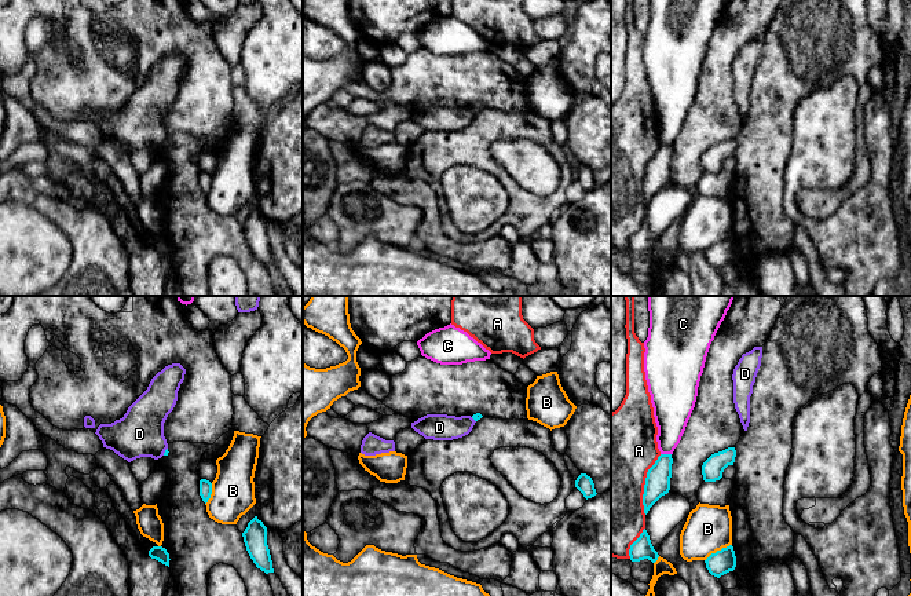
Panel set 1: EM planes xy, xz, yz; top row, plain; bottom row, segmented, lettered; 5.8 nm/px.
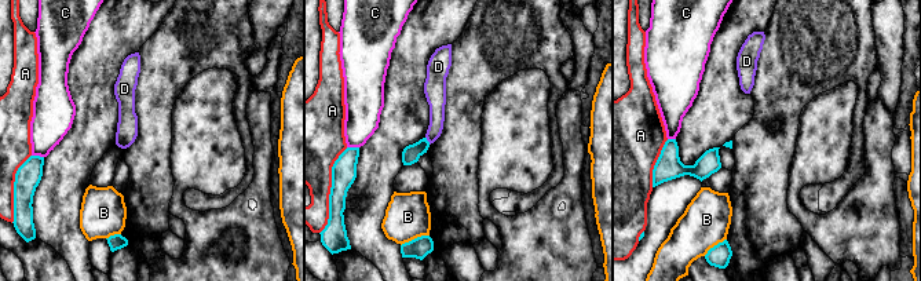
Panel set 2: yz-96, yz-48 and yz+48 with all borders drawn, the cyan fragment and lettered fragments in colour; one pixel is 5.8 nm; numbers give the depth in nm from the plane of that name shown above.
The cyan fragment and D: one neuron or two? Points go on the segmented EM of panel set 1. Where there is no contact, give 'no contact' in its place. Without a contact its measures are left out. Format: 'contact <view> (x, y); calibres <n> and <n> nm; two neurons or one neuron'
contact xy (165, 452); calibres 20 and 280 nm; two neurons

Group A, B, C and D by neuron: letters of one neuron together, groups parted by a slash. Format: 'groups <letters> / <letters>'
groups A / B / C / D

